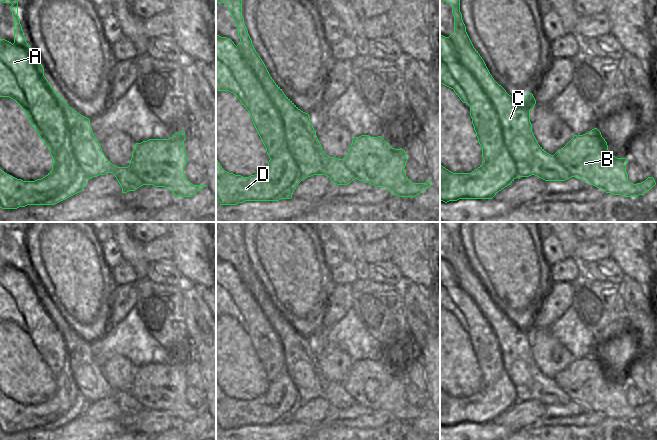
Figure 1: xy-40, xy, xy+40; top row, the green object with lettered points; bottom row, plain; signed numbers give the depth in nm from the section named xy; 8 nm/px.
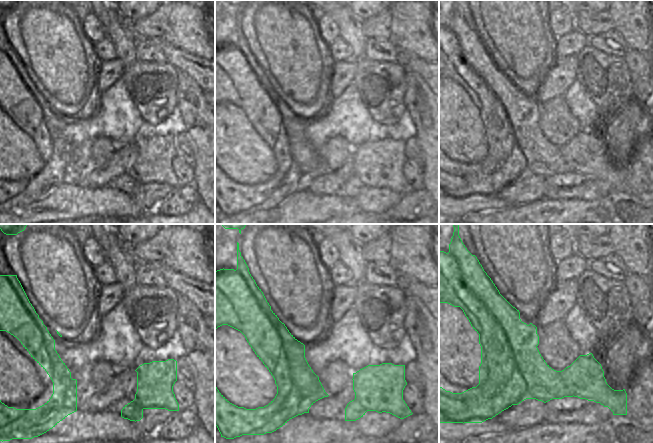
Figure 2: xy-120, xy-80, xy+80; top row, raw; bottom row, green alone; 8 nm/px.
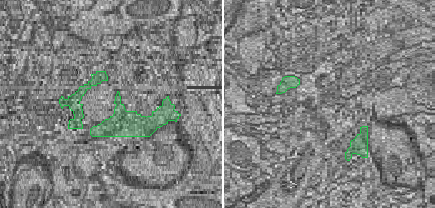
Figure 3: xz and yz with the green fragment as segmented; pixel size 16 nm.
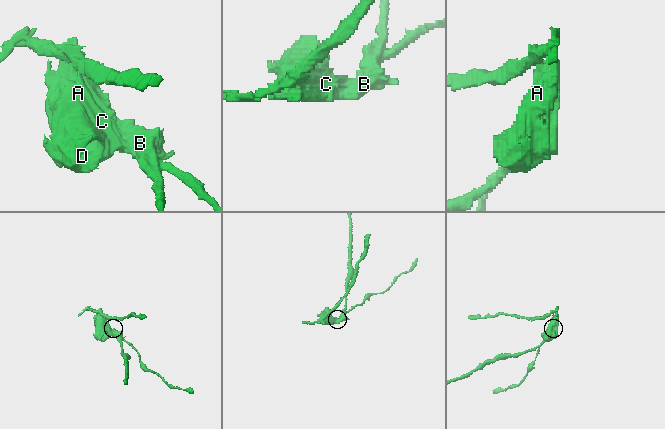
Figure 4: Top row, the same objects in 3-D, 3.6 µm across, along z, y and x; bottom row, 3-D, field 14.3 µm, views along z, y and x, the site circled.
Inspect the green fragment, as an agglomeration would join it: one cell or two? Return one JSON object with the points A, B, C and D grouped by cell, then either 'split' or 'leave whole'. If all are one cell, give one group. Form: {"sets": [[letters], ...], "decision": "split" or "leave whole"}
{"sets": [["A", "C", "D"], ["B"]], "decision": "split"}

